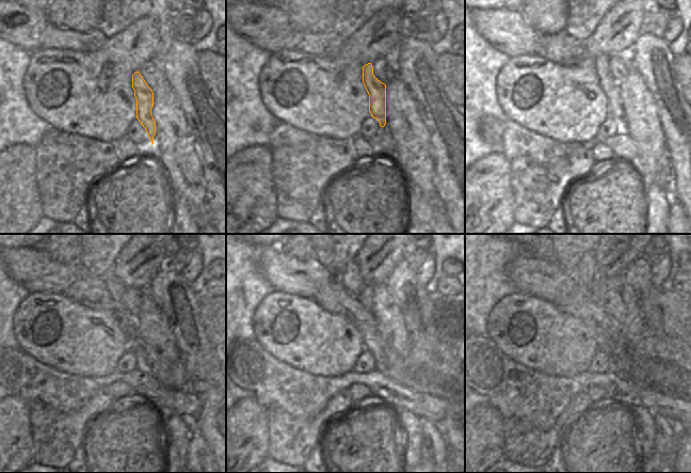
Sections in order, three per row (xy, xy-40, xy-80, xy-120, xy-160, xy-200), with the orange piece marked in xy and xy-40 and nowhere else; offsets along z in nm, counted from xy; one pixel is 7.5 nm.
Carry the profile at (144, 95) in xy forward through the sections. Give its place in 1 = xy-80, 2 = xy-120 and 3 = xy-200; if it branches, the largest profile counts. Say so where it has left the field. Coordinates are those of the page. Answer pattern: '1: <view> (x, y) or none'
1: xy-80 (611, 88)
2: xy-120 (114, 286)
3: xy-200 (587, 273)

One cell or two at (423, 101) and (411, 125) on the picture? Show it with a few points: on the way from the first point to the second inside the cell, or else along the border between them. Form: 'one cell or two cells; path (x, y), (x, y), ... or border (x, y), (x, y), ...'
two cells; border (407, 89), (415, 100), (417, 112), (429, 135)

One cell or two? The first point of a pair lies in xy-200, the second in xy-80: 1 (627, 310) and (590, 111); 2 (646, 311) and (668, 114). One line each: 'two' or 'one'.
1: two
2: one

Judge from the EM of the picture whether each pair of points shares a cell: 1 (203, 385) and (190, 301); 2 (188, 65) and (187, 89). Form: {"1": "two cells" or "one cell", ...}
{"1": "one cell", "2": "one cell"}

